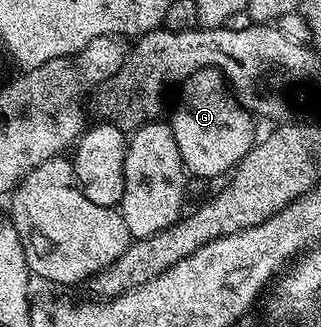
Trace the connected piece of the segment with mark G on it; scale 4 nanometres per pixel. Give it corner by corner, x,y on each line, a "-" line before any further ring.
199,69
178,86
179,102
169,116
173,139
177,139
177,151
181,151
184,170
199,179
222,178
230,174
239,160
257,140
251,126
252,114
239,103
239,98
229,88
218,69

